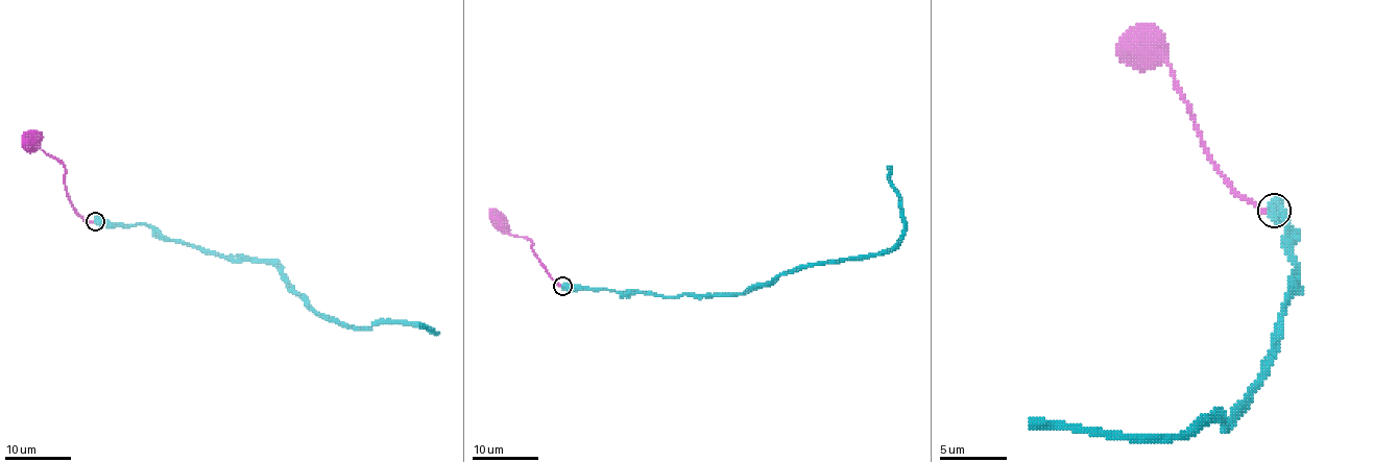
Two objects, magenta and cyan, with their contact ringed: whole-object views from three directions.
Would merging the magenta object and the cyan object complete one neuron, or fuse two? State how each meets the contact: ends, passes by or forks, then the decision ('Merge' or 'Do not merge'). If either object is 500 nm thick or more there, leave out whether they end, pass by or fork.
Do not merge

